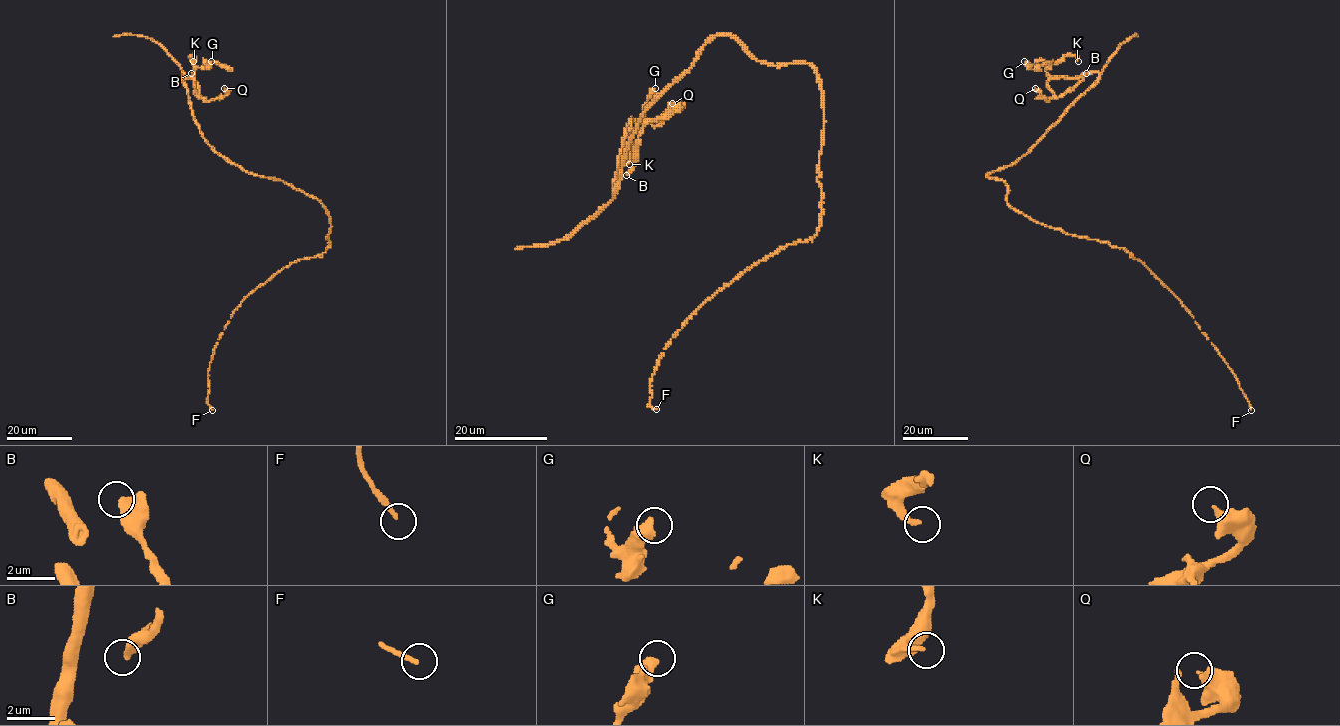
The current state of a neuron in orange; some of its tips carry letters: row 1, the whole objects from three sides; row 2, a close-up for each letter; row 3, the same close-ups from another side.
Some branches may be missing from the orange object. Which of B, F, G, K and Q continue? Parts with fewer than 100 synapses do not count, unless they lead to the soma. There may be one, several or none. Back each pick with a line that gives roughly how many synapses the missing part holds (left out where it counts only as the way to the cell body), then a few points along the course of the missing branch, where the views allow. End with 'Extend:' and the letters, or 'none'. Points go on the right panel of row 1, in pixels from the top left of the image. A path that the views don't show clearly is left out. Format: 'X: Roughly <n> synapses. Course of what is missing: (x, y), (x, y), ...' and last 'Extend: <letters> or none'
Extend: none

